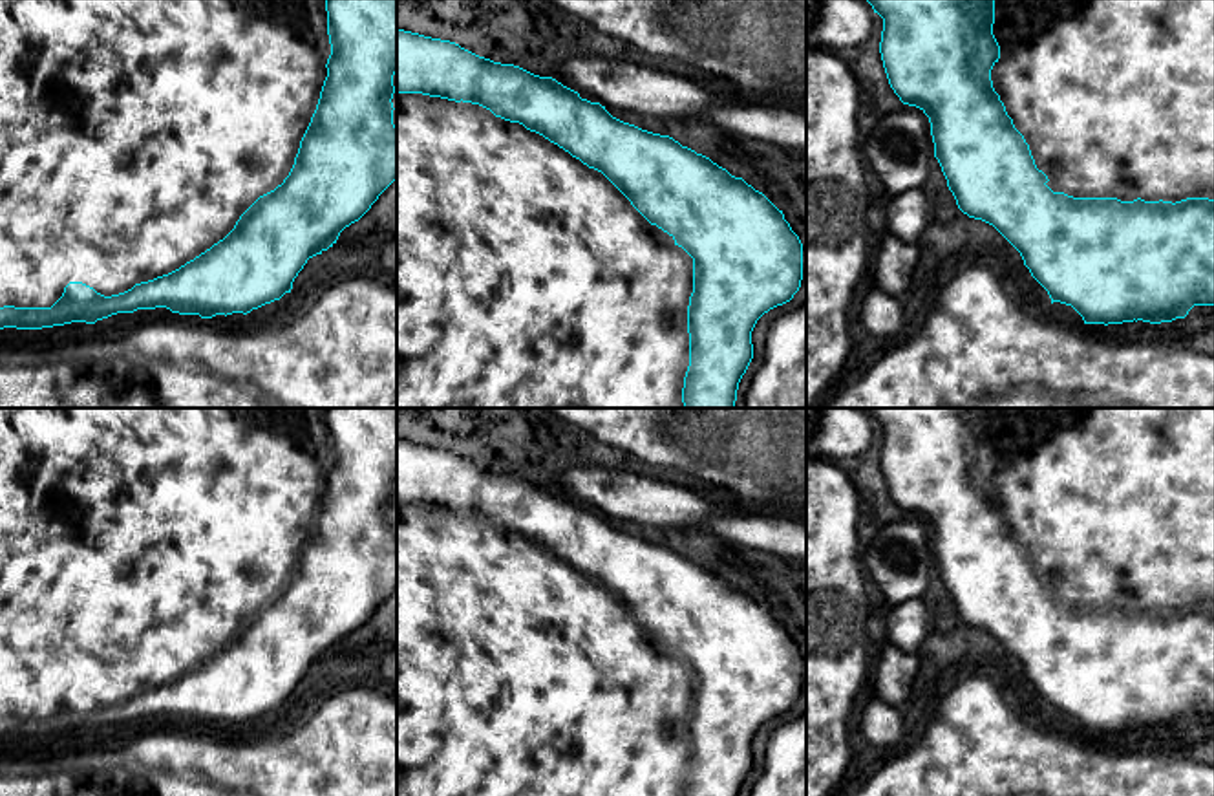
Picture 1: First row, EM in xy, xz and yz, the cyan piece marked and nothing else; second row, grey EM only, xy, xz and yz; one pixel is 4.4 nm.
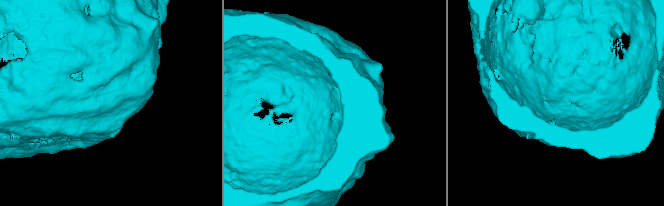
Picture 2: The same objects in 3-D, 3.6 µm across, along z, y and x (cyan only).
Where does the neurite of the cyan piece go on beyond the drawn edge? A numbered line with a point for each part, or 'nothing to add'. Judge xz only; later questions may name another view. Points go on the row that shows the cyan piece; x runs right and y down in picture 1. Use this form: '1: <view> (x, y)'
1: xz (525, 279)

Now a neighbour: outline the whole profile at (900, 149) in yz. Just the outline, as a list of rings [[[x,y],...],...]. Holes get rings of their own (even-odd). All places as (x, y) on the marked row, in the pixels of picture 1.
[[[903,104],[881,117],[861,143],[863,157],[885,187],[887,198],[929,185],[929,168],[934,159],[931,123],[923,110]]]

